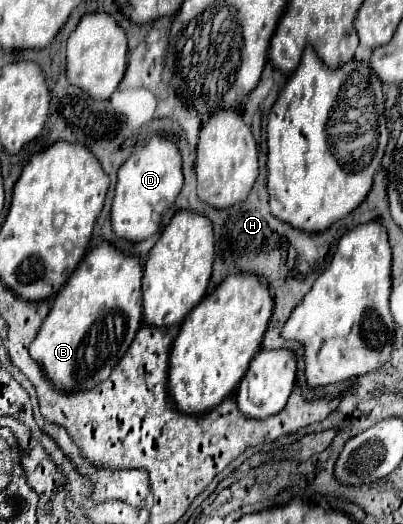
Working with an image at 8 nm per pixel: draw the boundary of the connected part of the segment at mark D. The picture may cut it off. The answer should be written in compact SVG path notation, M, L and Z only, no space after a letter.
M159 132L143 148L133 152L117 172L117 188L111 206L113 232L129 242L141 242L155 234L161 224L161 216L175 202L181 186L181 154L169 136Z

